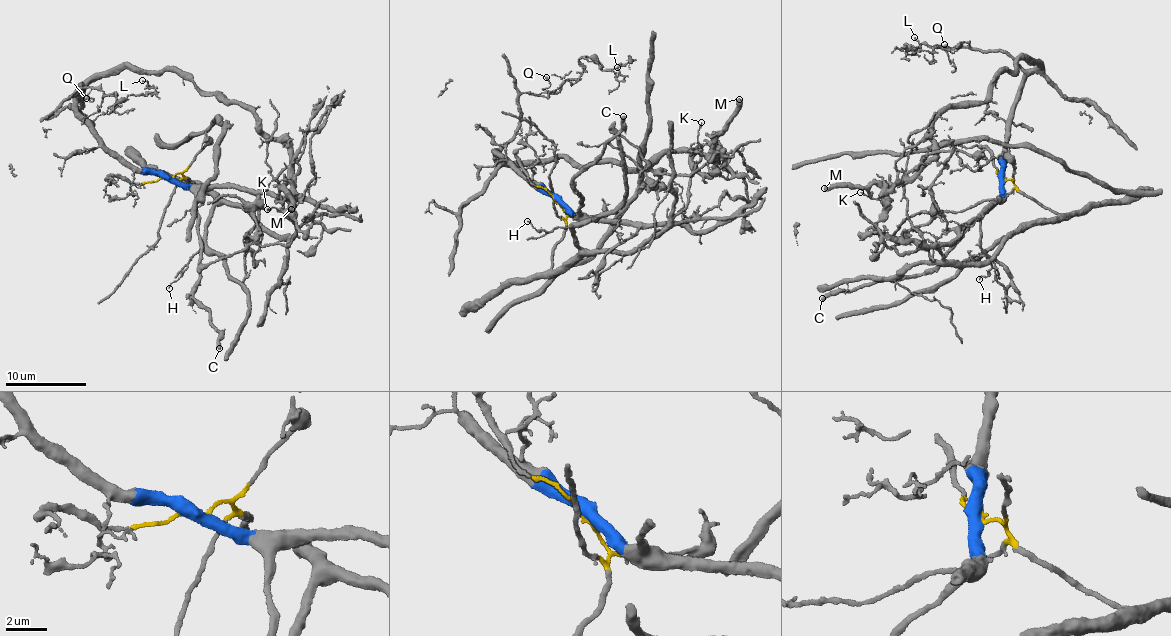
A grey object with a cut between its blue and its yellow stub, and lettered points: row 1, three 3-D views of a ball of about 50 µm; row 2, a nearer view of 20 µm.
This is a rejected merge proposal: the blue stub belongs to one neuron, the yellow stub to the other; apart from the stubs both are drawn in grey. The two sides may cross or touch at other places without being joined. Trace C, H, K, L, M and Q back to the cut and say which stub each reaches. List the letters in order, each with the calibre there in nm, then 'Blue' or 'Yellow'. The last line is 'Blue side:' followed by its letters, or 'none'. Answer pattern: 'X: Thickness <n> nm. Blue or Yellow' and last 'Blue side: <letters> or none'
C: Thickness 380 nm. Blue
H: Thickness 110 nm. Yellow
K: Thickness 140 nm. Blue
L: Thickness 110 nm. Blue
M: Thickness 480 nm. Blue
Q: Thickness 150 nm. Blue
Blue side: C, K, L, M, Q

